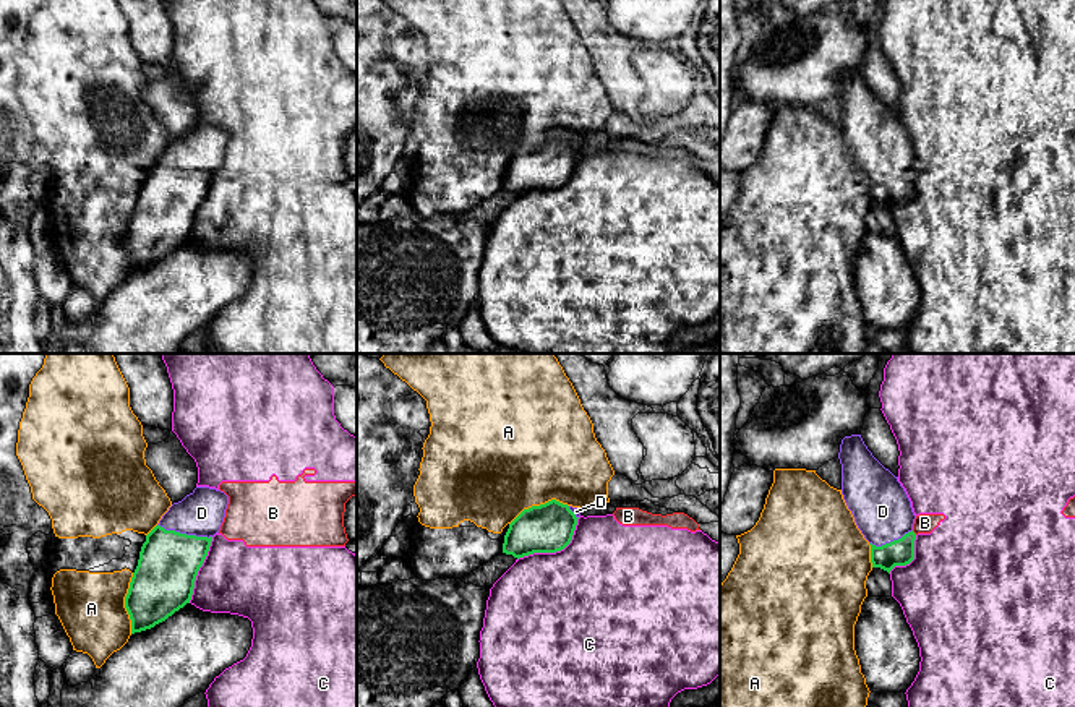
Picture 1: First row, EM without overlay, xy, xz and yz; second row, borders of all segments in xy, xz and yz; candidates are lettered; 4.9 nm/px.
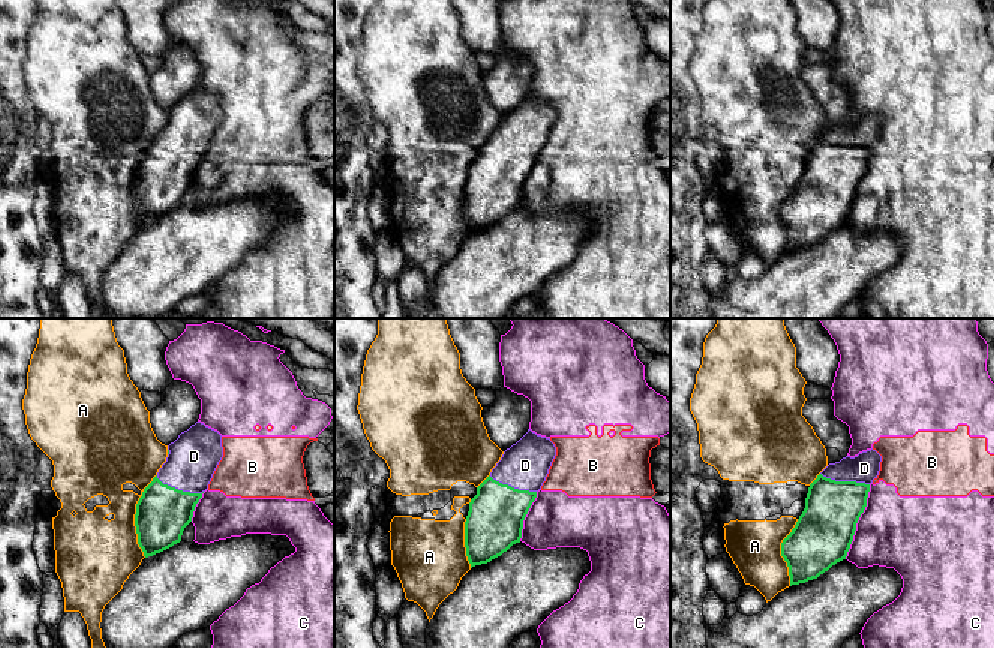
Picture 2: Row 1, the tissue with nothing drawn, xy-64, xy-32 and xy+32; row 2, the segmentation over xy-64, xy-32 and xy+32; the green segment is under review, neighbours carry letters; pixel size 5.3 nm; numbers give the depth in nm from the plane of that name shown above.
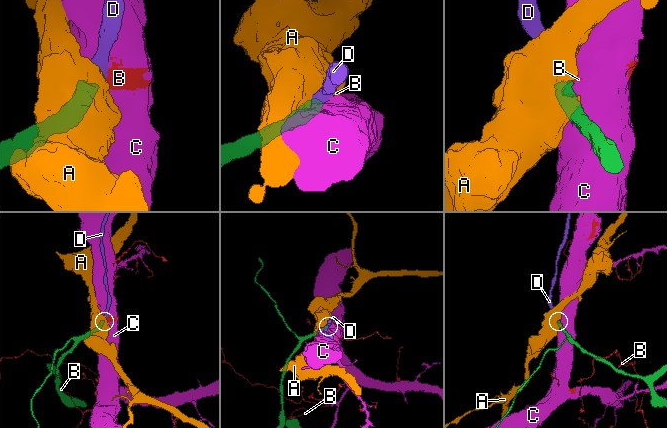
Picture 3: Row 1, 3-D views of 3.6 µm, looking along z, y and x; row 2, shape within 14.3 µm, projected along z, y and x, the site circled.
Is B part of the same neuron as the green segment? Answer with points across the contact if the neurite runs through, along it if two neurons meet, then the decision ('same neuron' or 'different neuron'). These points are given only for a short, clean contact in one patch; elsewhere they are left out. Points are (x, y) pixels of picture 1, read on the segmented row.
along yz (912, 531), (916, 534) | different neuron

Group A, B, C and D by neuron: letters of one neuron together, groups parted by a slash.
A / B C / D

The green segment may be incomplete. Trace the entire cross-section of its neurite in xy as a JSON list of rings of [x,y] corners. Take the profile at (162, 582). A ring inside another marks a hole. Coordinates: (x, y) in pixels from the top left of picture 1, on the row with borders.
[[[196,486],[146,535],[125,597],[131,634],[154,628],[190,603],[227,504],[224,491]]]

